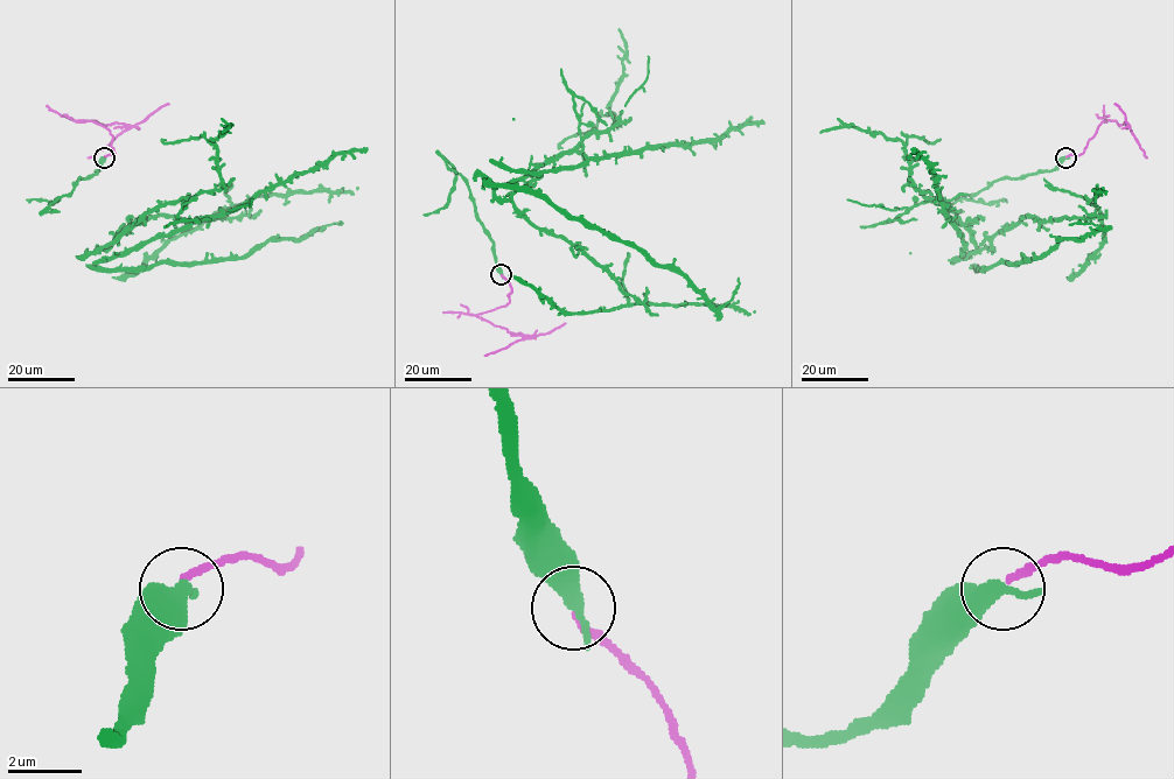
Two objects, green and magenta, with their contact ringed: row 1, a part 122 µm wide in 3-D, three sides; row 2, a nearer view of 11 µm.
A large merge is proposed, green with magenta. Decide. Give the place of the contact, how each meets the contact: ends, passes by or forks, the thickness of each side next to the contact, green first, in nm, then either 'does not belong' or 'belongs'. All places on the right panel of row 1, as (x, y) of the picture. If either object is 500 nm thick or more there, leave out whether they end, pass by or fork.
(1066, 158) | 500/200 nm | does not belong

